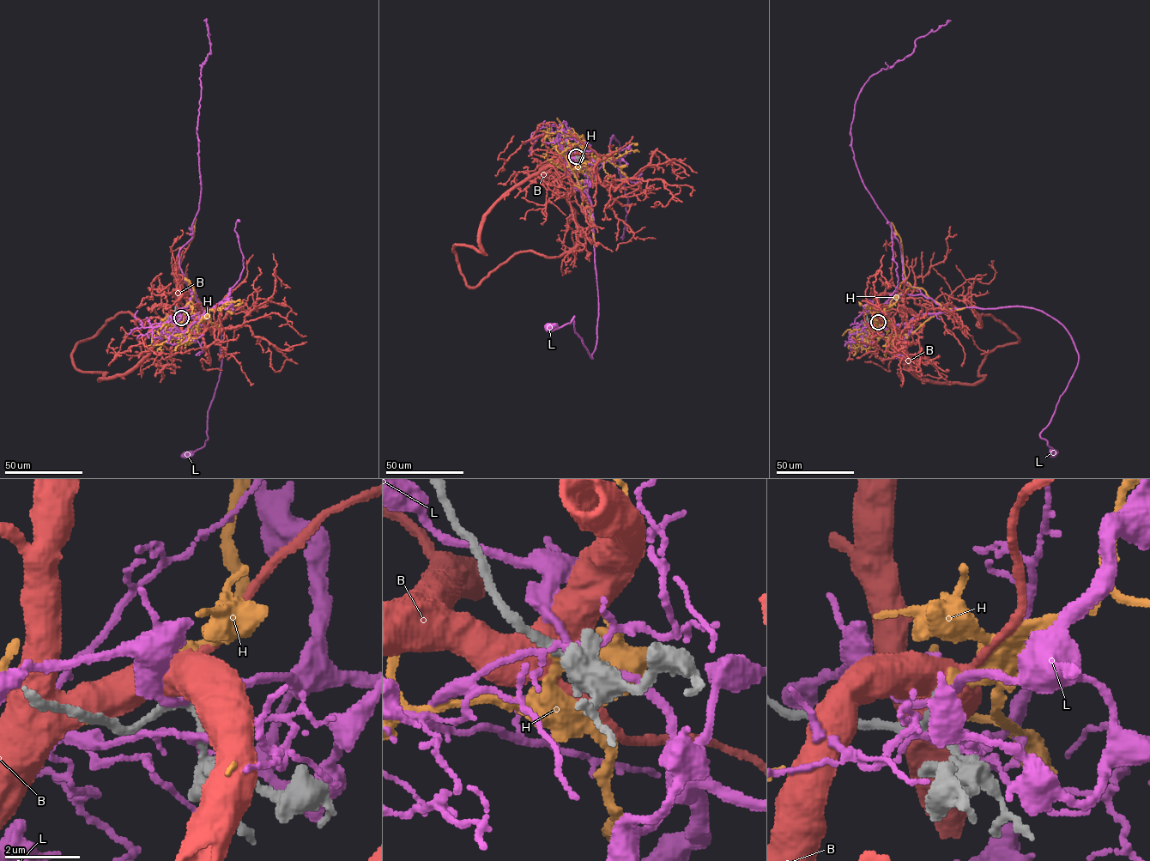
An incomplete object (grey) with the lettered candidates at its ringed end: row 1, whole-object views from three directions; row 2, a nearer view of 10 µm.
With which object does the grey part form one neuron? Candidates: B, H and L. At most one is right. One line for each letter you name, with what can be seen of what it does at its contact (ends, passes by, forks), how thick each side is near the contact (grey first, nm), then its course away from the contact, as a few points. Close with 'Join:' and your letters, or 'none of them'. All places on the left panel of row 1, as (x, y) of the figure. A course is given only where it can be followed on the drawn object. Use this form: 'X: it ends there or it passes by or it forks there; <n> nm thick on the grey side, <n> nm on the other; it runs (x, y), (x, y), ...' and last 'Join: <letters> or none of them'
H: it ends there; 260 nm thick on the grey side, 320 nm on the other; it runs (181, 318), (163, 320), (160, 333), (168, 336), (174, 329), (168, 324), (166, 341), (148, 346)
Join: H

